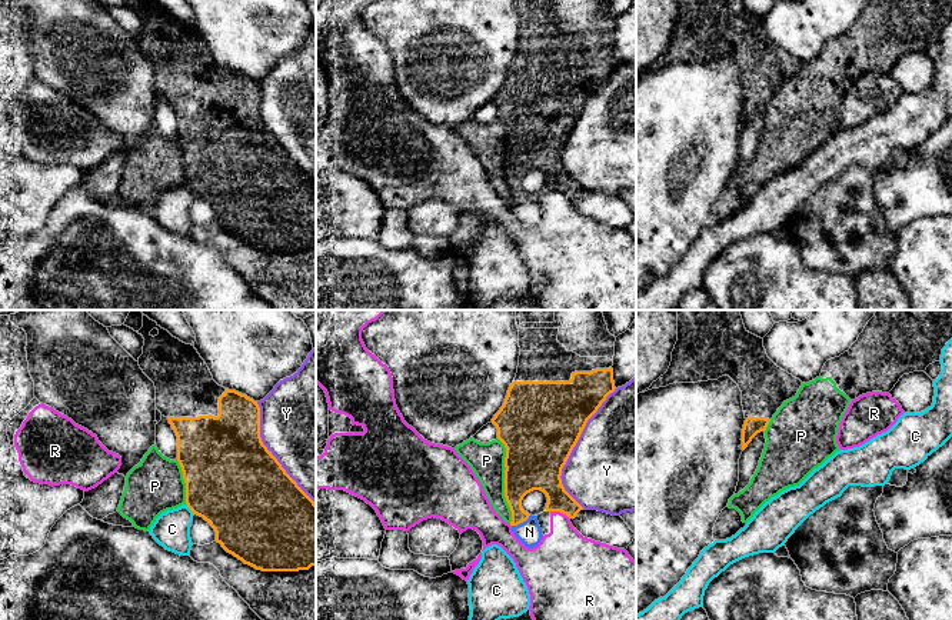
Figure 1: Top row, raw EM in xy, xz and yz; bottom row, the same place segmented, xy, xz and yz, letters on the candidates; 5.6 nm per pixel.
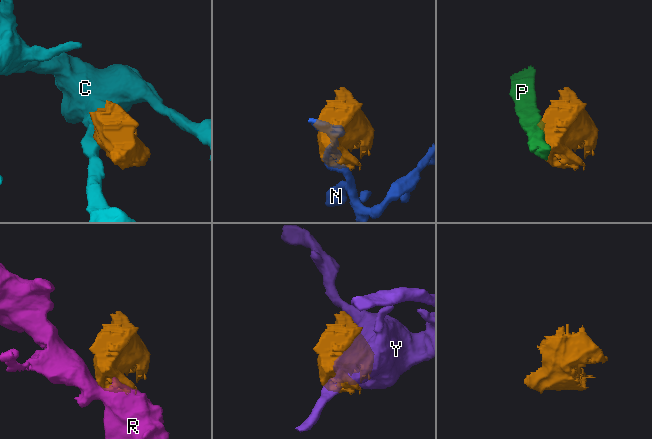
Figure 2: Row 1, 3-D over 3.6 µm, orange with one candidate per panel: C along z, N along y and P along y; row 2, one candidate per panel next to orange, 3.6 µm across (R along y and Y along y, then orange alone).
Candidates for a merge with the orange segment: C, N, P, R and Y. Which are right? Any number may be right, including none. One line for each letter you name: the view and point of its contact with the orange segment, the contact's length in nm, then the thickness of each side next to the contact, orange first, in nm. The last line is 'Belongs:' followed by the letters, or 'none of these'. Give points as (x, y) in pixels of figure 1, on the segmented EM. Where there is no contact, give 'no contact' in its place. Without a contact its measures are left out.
Belongs: none of these

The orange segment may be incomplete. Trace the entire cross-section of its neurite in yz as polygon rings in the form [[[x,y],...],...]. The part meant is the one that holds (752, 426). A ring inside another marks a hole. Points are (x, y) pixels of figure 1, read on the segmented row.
[[[678,310],[678,341],[668,371],[648,390],[673,383],[698,383],[729,376],[742,391],[745,424],[742,450],[752,439],[765,431],[778,409],[795,397],[802,381],[778,367],[766,354],[763,339],[745,329],[739,310]]]

